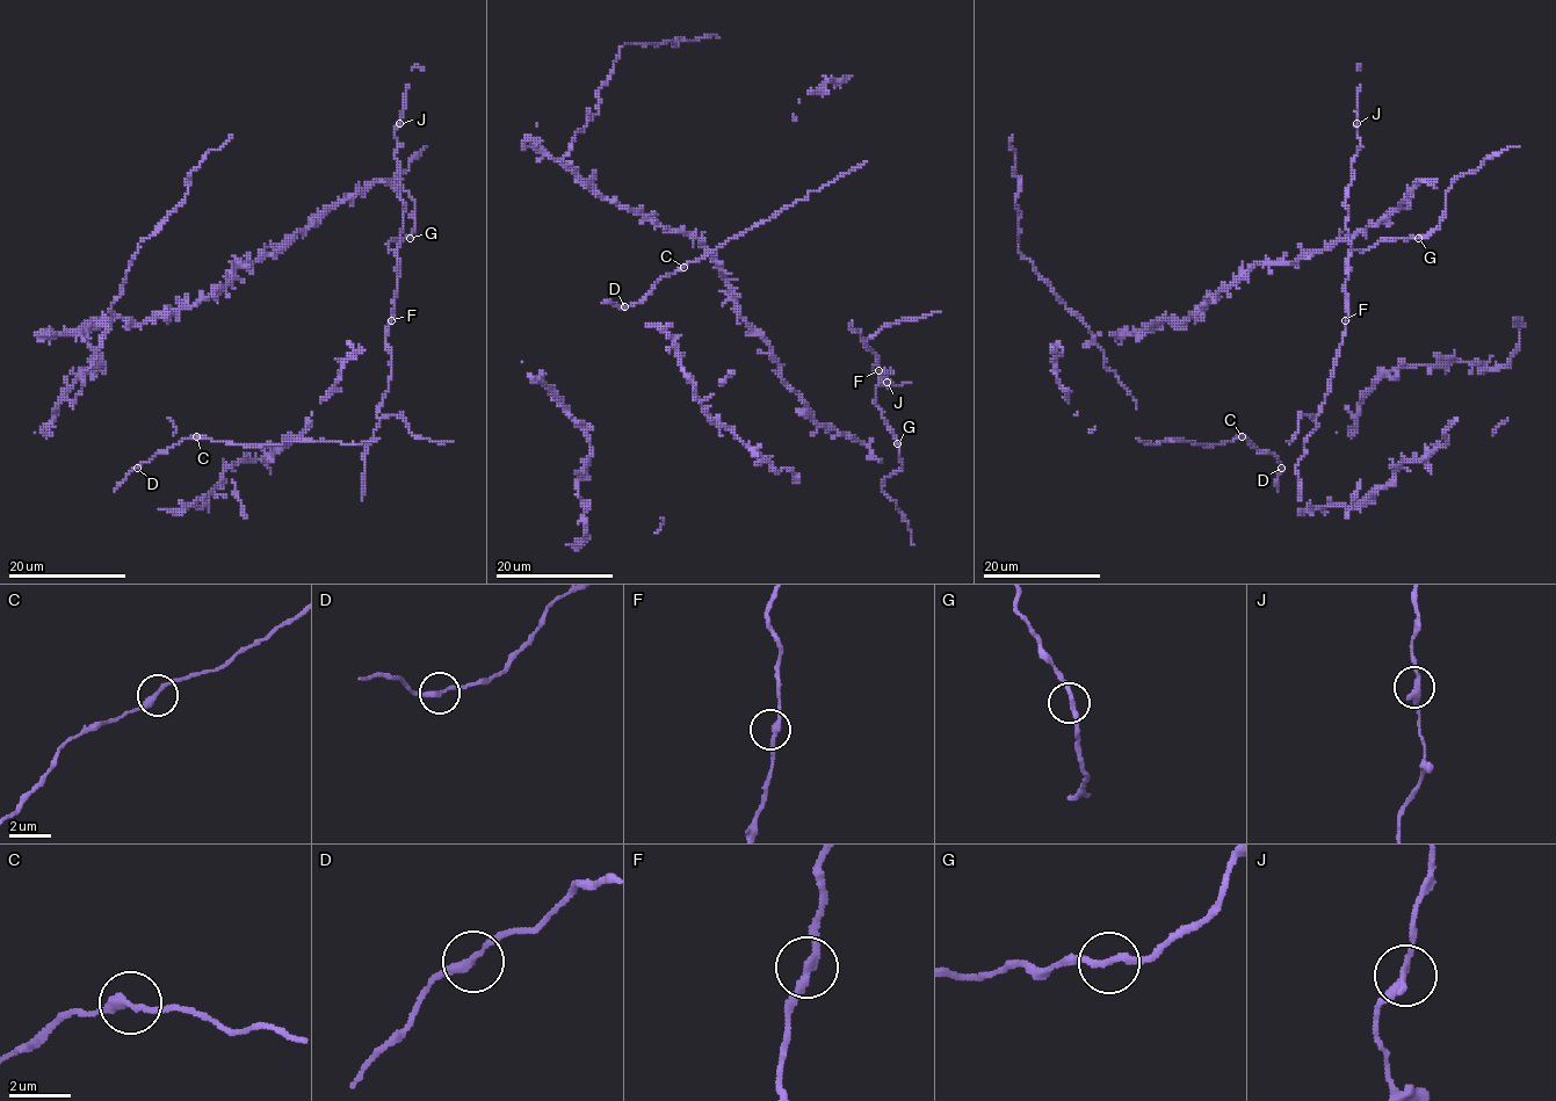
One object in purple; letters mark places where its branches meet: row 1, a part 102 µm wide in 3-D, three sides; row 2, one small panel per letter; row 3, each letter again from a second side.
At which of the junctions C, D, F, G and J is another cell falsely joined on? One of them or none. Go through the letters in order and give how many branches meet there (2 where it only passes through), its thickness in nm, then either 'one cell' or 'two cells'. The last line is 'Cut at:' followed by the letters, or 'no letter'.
C: 2 | 280 nm | one cell
D: 2 | 240 nm | one cell
F: 2 | 240 nm | one cell
G: 2 | 240 nm | one cell
J: 2 | 260 nm | one cell
Cut at: no letter

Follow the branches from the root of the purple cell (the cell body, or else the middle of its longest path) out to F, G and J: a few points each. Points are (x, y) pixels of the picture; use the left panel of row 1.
F: (414, 198), (413, 234), (388, 244), (388, 251), (393, 251), (399, 262), (391, 320)
G: (414, 198), (414, 229), (410, 238)
J: (414, 198), (413, 234), (391, 240), (389, 252), (400, 240), (405, 207), (395, 157), (399, 124)

